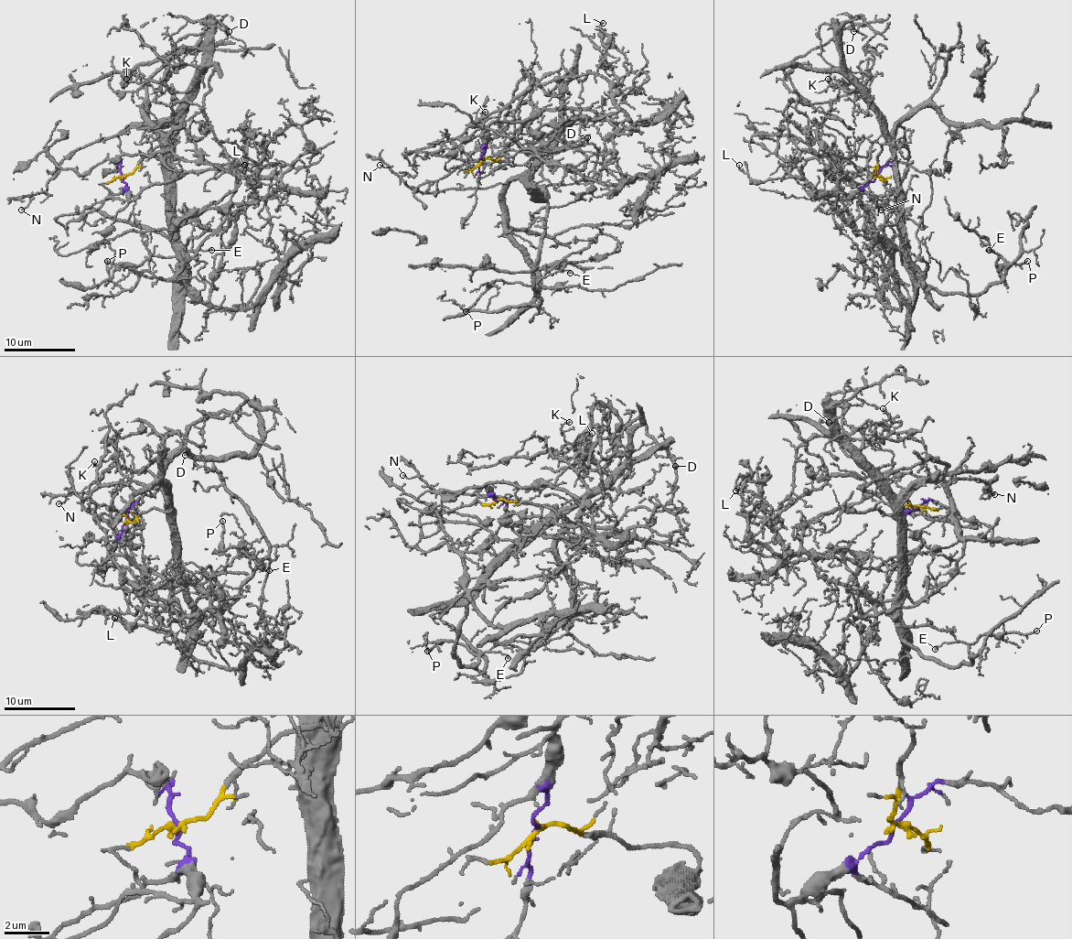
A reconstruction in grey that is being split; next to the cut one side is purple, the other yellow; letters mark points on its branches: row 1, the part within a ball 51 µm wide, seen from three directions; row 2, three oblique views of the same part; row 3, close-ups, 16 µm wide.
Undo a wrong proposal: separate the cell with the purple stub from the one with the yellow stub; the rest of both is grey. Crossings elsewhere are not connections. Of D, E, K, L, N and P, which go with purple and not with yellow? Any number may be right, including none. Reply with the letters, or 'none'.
L

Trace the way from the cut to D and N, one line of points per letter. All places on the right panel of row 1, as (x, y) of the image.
D: (874, 176), (885, 126), (870, 92), (844, 63), (841, 26), (857, 17), (864, 21), (853, 31)
N: (874, 176), (880, 145), (900, 124), (909, 151), (905, 178), (896, 192), (882, 198), (884, 207), (880, 210)

